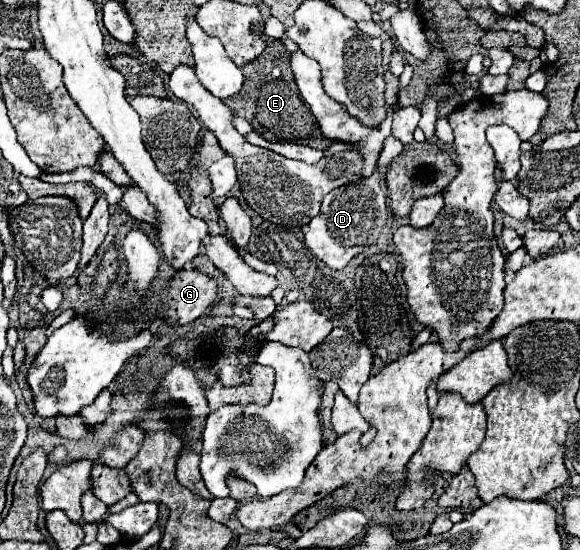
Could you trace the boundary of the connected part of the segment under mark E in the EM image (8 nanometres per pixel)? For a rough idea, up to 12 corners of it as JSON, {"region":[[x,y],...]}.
{"region":[[269,41],[225,103],[267,141],[323,151],[293,79],[291,53]]}

